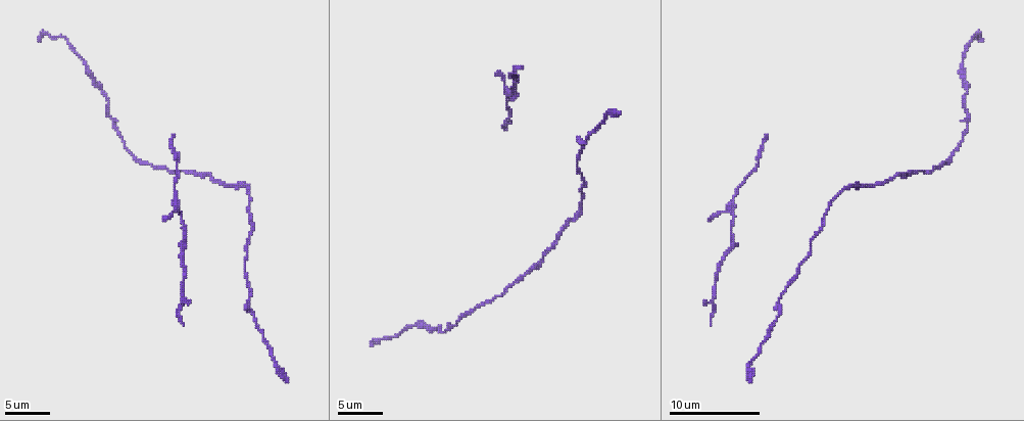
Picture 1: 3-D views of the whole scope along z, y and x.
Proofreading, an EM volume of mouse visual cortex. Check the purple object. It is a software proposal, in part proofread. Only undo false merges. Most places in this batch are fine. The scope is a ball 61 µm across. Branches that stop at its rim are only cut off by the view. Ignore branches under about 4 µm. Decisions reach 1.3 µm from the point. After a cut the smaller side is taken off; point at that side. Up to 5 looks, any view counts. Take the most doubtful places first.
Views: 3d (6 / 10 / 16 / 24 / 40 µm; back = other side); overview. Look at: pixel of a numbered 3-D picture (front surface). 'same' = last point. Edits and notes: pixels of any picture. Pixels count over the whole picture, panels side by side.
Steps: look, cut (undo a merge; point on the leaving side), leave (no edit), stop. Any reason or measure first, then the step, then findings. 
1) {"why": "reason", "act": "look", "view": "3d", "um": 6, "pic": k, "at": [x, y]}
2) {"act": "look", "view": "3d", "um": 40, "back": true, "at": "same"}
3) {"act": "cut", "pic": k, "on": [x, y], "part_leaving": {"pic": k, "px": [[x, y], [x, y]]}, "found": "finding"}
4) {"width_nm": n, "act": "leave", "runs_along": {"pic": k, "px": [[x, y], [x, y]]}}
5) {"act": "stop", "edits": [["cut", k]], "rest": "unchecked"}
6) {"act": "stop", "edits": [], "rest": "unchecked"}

{"why": "four-way junction", "act": "look", "view": "3d", "um": 10, "pic": 1, "at": [506, 91]}

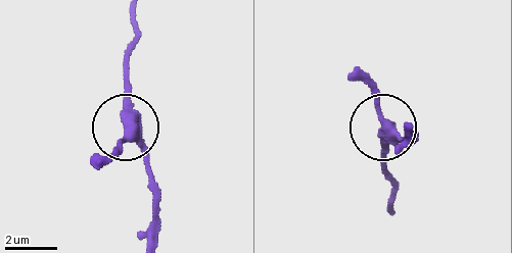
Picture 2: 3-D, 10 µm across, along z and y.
{"width_nm": 330, "act": "leave", "found": "one neuron here"}

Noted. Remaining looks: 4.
{"act": "look", "view": "3d", "um": 6, "pic": 1, "at": [246, 308]}

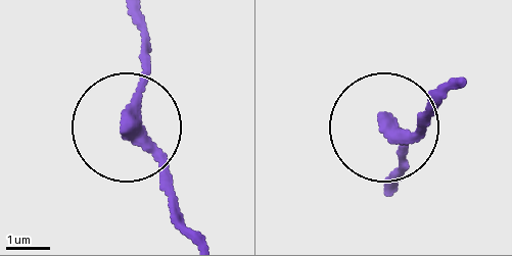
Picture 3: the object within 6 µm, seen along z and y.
{"act": "look", "view": "3d", "um": 6, "back": true, "pic": 3, "at": [385, 119]}

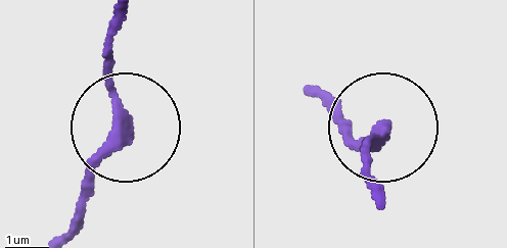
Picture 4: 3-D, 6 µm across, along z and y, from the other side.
{"act": "leave", "runs_along": {"pic": 4, "px": [[380, 195], [369, 169], [377, 133], [359, 137], [336, 118]]}, "found": "one neuron here"}

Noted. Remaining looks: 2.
{"why": "calibre changes", "act": "look", "view": "3d", "um": 16, "pic": 1, "at": [897, 174]}

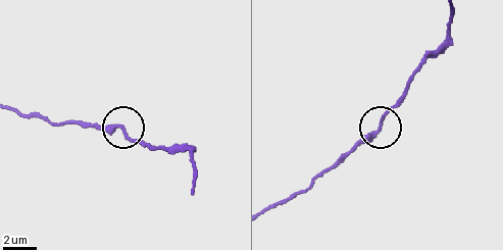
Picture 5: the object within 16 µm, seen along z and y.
{"act": "look", "view": "3d", "um": 16, "back": true, "pic": 5, "at": [121, 126]}

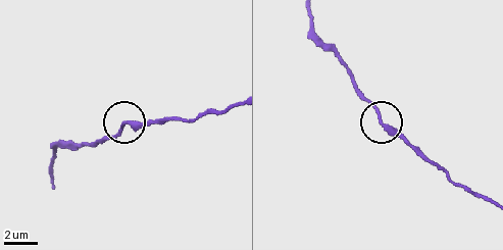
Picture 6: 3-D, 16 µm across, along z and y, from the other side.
{"act": "leave", "found": "all the same neuron"}

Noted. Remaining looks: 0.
{"act": "stop", "edits": [], "rest": "unchecked"}

